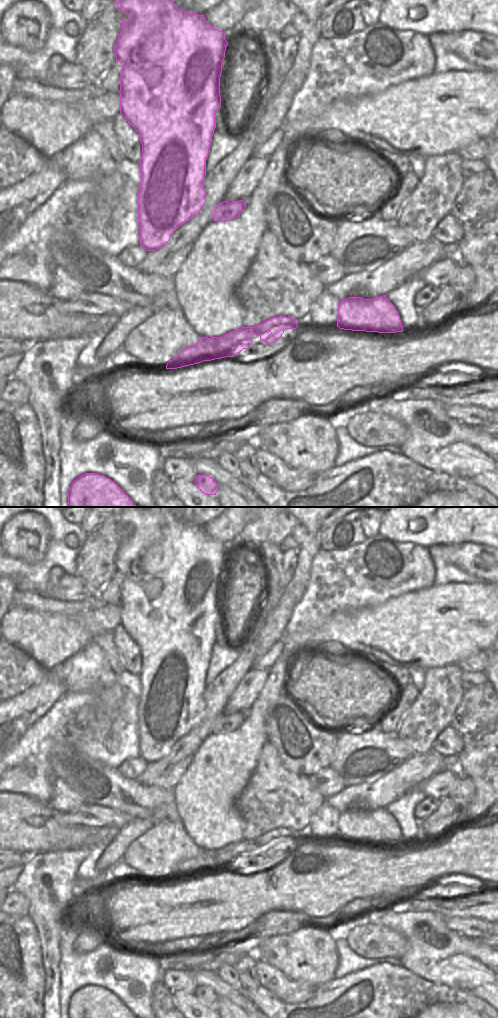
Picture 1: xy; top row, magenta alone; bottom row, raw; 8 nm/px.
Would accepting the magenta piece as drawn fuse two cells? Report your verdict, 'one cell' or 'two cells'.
one cell

